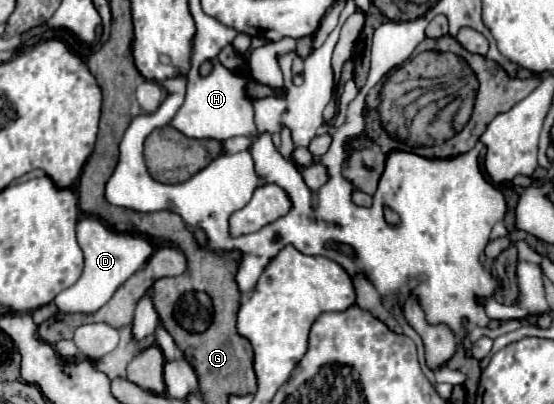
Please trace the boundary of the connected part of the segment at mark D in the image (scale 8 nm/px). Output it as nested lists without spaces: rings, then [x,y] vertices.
[[[83,217],[77,223],[77,243],[85,255],[85,269],[75,285],[61,291],[53,303],[61,313],[95,313],[99,311],[107,299],[121,287],[133,273],[145,267],[153,253],[153,245],[141,237],[130,233],[111,231],[95,217]]]

